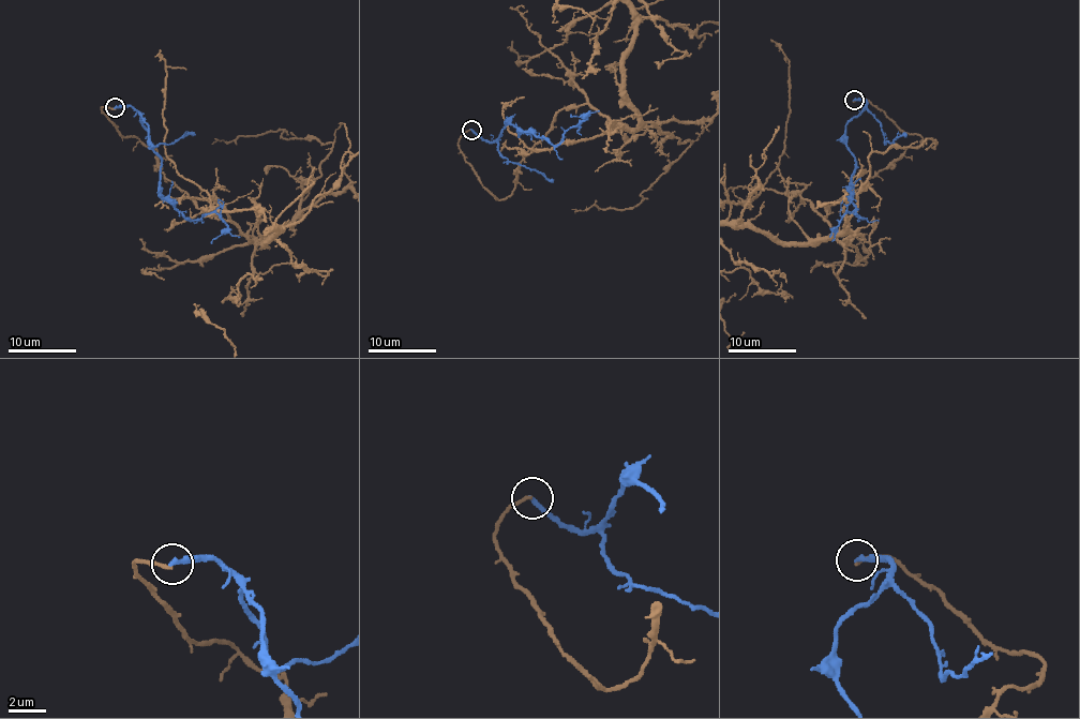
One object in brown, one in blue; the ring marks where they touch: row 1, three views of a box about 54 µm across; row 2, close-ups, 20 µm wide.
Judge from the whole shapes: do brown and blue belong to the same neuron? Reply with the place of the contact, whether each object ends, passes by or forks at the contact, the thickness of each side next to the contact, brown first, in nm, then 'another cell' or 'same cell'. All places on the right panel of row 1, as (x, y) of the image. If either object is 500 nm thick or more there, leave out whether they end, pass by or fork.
place (854, 100); brown ends; blue ends; calibres 180 and 280 nm; another cell

